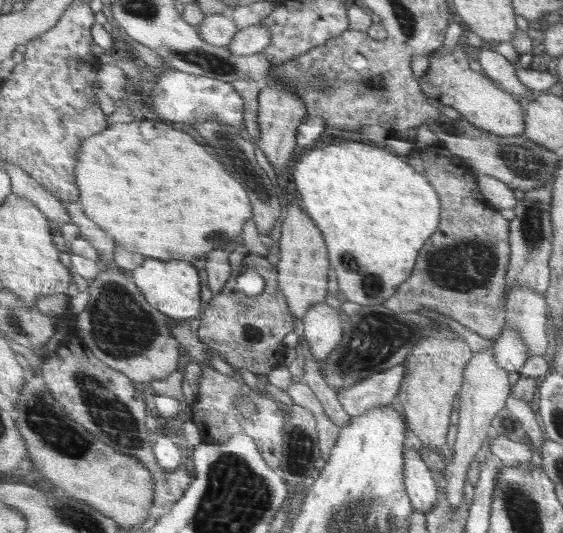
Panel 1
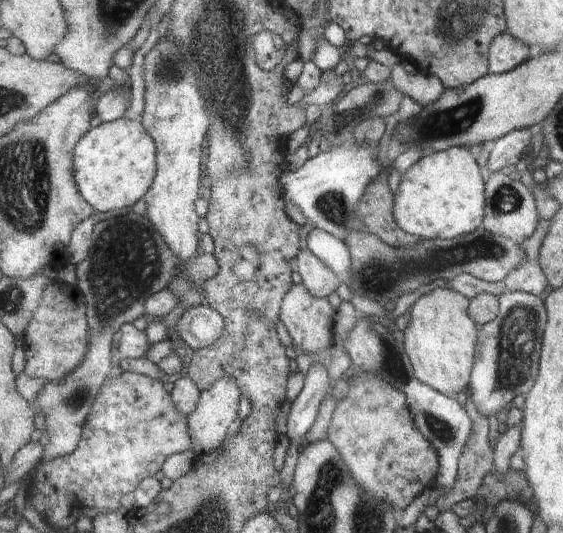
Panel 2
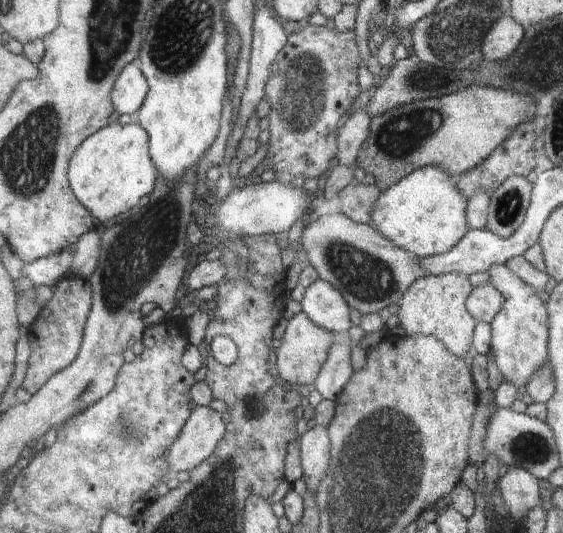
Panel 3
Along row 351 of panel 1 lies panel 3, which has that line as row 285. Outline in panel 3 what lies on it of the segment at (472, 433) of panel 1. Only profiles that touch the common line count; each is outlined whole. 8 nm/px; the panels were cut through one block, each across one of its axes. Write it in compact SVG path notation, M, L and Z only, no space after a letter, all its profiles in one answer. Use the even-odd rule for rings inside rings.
M488 283L473 288L473 293L465 304L465 308L478 320L478 323L489 324L502 310L504 302L502 294Z

